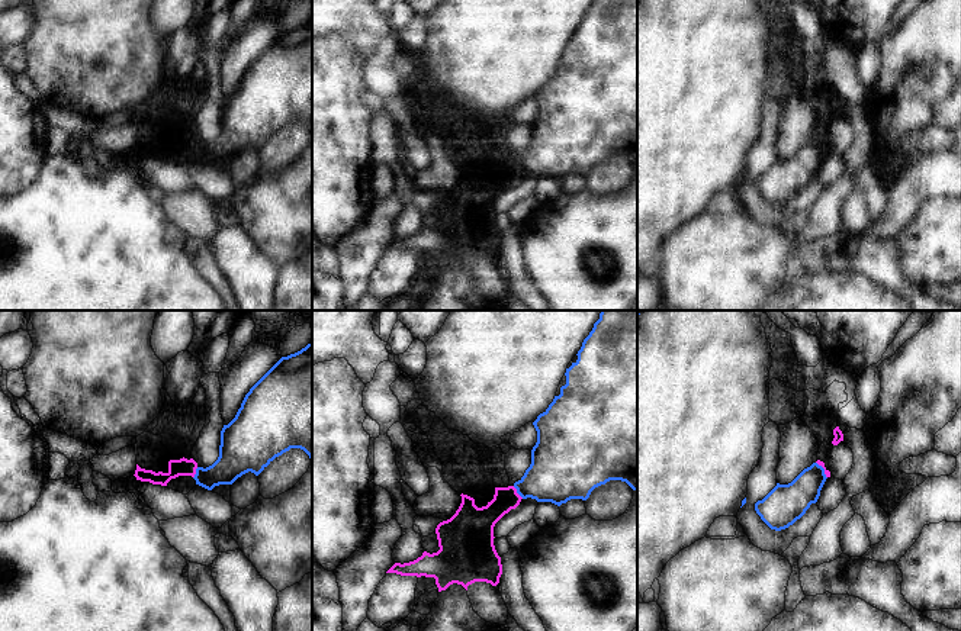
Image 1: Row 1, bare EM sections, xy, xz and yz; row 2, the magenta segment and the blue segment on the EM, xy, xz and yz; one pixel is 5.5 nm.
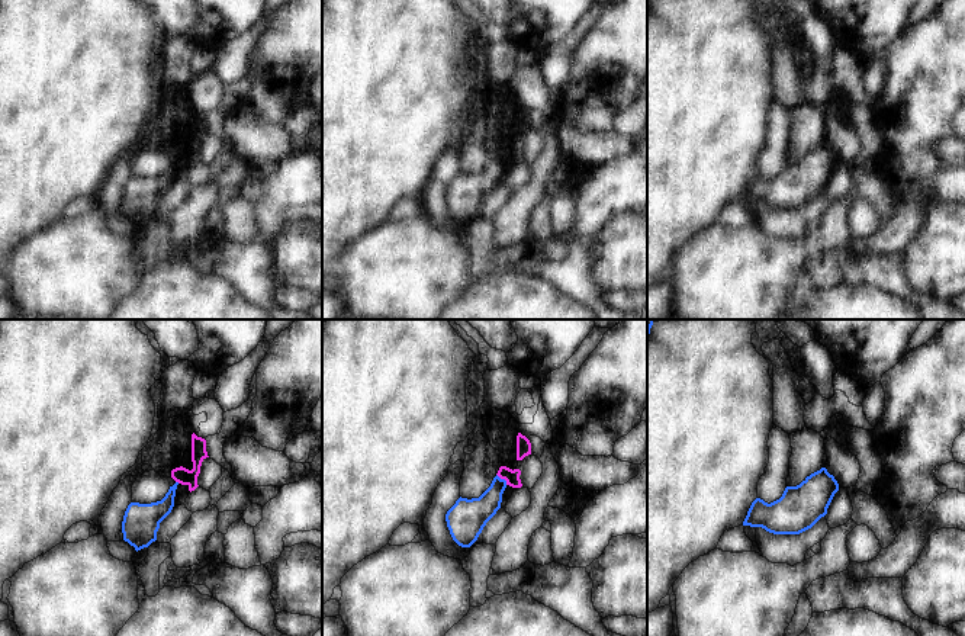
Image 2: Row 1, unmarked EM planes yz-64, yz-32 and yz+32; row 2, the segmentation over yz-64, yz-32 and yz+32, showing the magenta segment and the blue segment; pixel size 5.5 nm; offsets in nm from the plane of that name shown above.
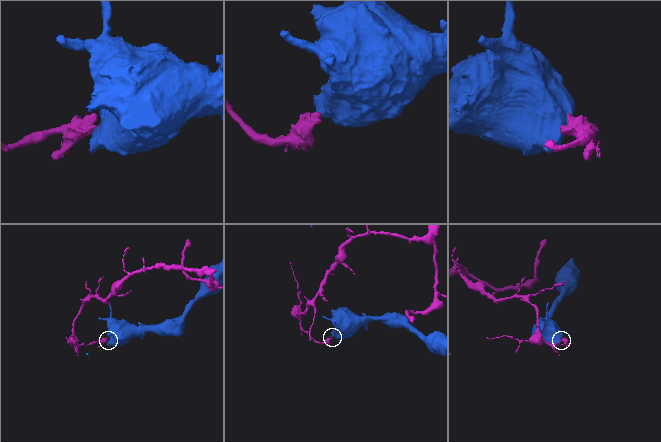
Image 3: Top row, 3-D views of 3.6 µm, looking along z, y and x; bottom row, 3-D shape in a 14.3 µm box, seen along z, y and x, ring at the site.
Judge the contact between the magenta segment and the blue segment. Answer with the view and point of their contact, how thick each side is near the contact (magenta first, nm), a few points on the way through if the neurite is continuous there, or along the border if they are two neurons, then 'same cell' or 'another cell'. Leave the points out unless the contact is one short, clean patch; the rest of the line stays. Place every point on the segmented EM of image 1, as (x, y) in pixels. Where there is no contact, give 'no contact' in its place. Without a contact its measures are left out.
contact xz (516, 492); calibres 160 and 320 nm; another cell

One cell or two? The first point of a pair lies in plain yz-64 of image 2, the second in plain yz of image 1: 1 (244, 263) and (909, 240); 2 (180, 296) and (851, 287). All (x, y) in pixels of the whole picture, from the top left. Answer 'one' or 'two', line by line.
1: two
2: one

